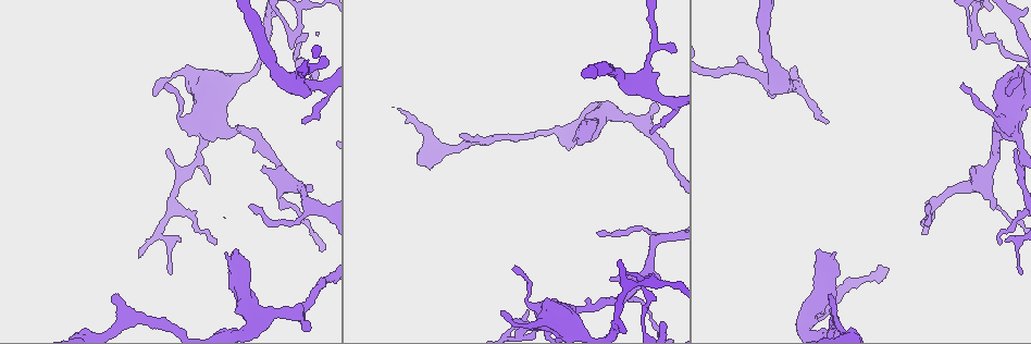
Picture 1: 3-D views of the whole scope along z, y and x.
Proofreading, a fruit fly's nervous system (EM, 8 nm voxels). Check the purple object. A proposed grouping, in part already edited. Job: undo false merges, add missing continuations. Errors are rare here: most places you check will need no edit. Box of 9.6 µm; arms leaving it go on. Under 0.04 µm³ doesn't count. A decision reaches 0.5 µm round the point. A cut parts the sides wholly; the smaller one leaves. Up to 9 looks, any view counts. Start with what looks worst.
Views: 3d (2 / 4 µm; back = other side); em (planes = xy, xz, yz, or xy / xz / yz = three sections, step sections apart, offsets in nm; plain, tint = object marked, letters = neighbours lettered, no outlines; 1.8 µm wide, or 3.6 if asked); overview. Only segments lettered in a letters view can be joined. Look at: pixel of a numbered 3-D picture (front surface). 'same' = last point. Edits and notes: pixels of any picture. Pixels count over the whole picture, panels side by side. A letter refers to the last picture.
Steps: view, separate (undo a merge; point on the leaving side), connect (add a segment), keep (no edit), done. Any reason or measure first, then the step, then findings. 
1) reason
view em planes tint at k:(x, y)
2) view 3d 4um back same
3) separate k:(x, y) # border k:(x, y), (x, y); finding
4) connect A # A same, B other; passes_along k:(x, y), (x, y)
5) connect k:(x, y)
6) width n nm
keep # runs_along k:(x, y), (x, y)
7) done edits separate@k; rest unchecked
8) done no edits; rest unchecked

thick end
view 3d 4um at 1:(574, 141)

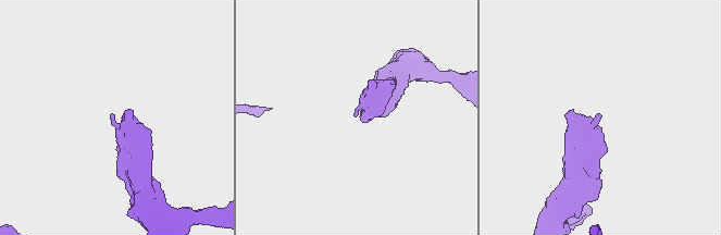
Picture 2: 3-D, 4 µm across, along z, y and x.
view em xz step 16 letters at 2:(113, 114)

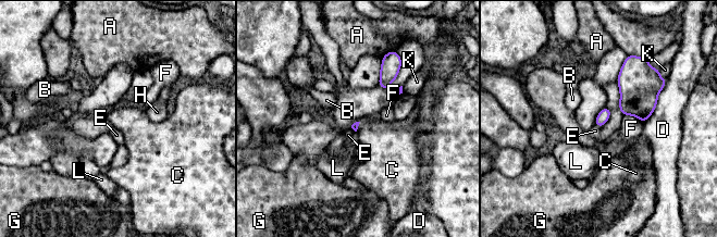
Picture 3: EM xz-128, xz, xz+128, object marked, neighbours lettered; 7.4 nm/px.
cut it another way
view em planes letters same

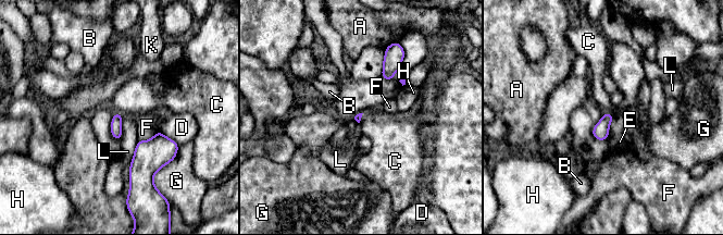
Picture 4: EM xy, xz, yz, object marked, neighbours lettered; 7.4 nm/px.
longest_contact L 360 nm
keep # A other, B other, C other, D other, E other, F other, G other, H other, K other, L other; none of them fits

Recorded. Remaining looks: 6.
branch stops here
view em xy step 16 letters at 1:(461, 136)

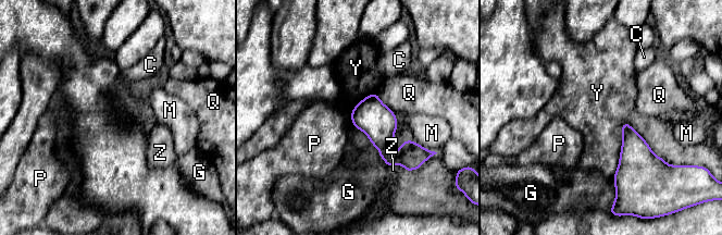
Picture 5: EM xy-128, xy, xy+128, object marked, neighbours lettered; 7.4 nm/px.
keep # C other, G other, M other, P other, Q other, Y other, Z other; border 5:(625, 121), (613, 181); none of them fits

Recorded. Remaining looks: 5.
free end
view 3d 2um at 1:(828, 123)

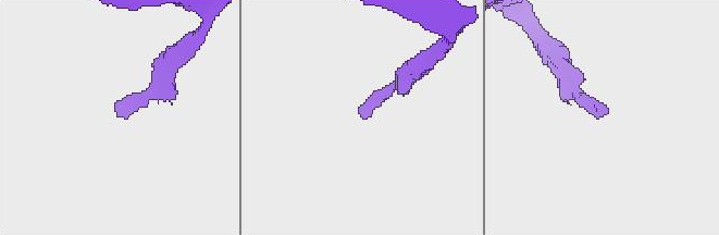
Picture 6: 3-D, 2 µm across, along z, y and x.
view em planes letters at 6:(365, 110)

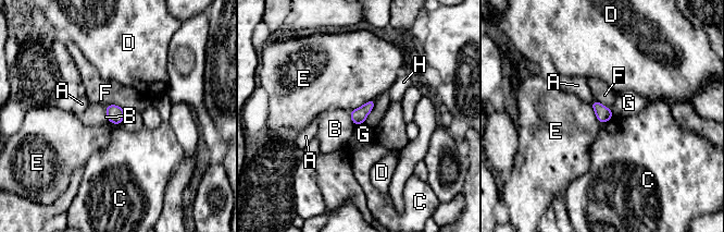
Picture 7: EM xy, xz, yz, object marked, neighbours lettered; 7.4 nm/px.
keep # A other, B other, C other, D other, E other, F other, G other, H other; border 7:(374, 98), (350, 111); none of them fits

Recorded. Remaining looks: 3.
view 3d 4um at 1:(251, 208)

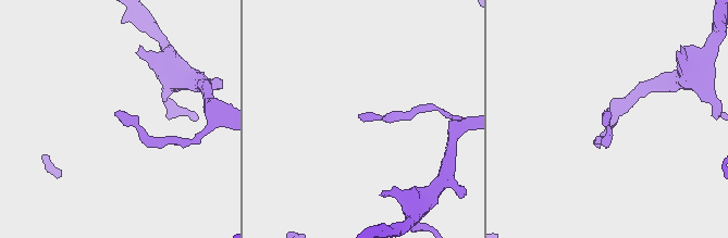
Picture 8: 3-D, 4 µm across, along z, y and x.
shape alone is not enough
view em planes letters at 8:(365, 118)

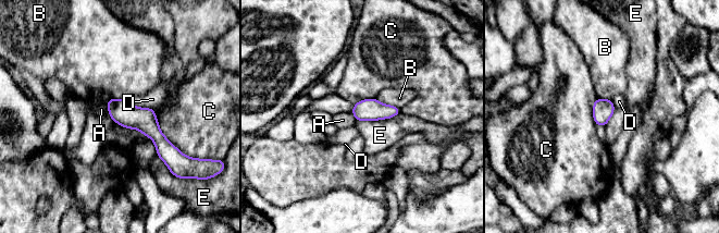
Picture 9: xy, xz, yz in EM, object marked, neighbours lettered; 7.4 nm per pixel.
width 160 nm
keep # A other, B other, C other, D other, E other; runs_along 9:(110, 102), (138, 118), (169, 155); no lettered segment goes on from it

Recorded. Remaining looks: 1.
done no edits; rest unchecked

